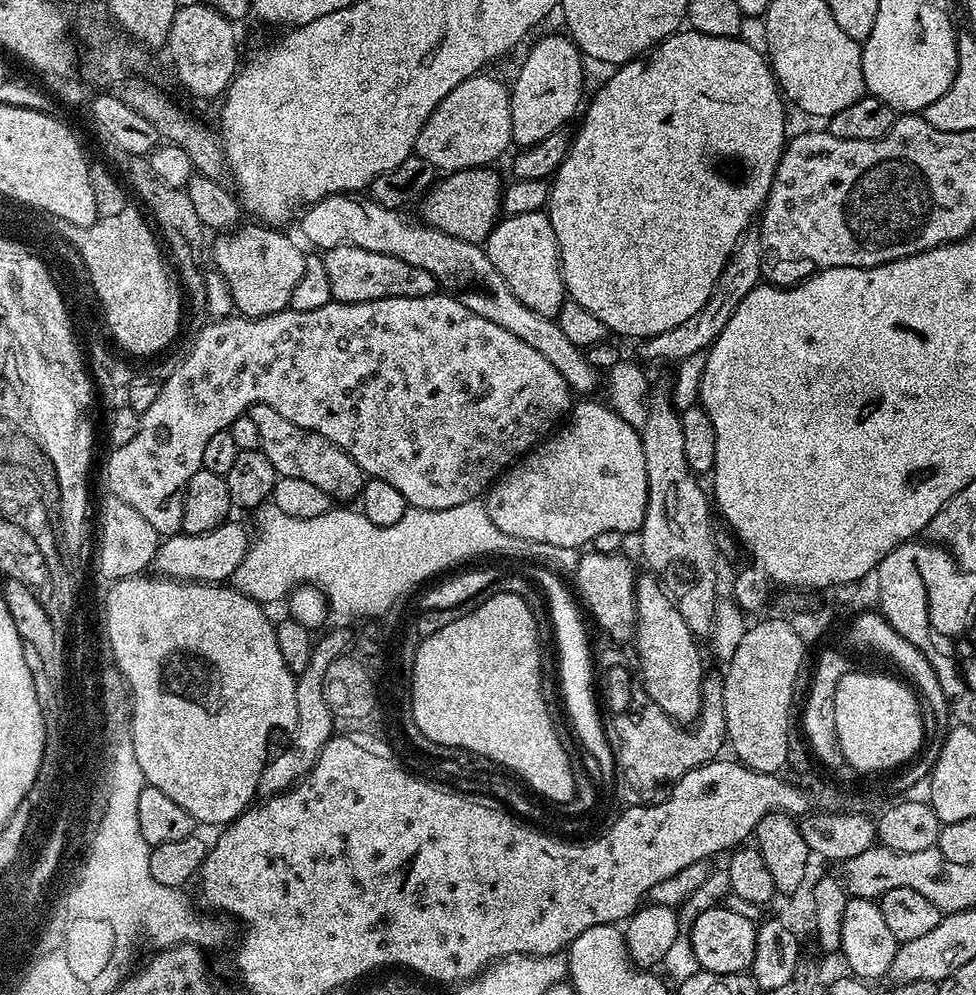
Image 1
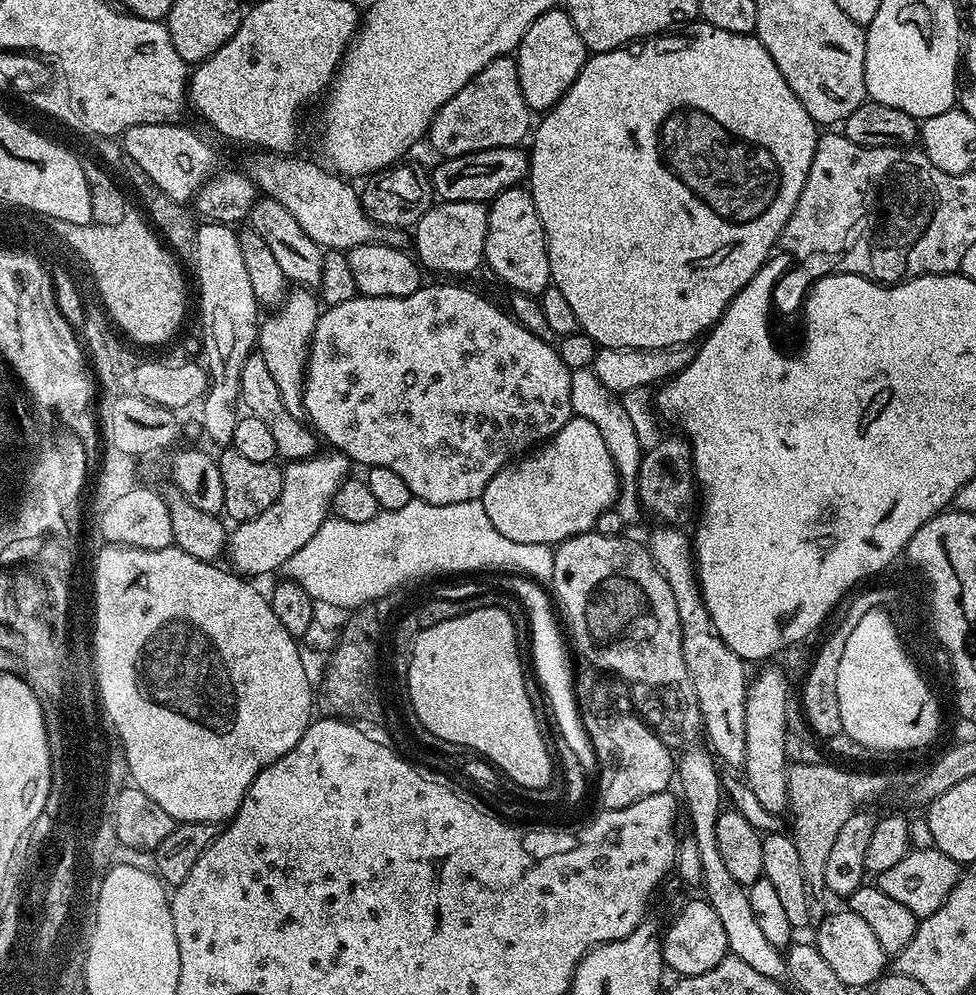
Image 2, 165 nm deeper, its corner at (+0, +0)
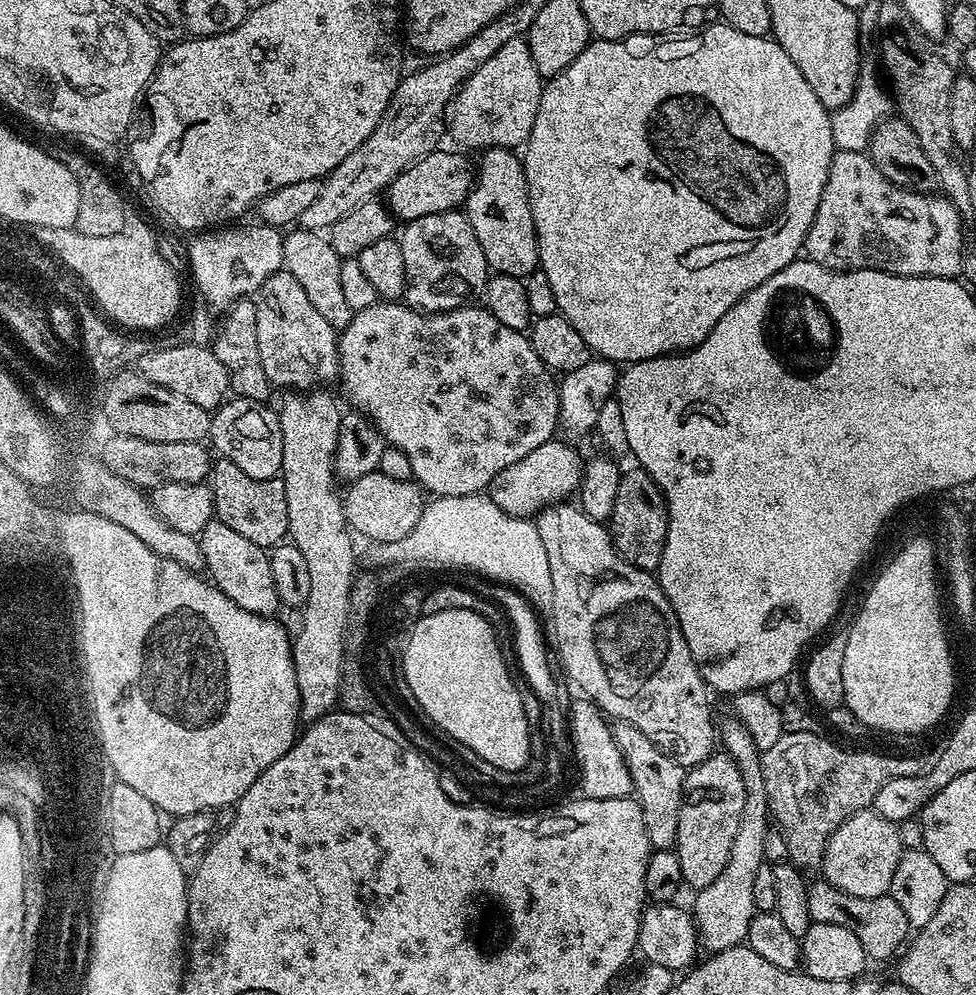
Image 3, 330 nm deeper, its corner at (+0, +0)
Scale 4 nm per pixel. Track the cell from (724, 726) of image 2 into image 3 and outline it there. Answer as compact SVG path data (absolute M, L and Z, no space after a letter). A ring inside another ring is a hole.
M729 718L724 725L719 725L718 744L736 763L738 774L742 774L742 786L746 788L746 806L742 806L742 814L738 818L738 834L734 834L734 846L730 846L730 858L722 874L718 874L718 878L714 878L710 886L695 893L696 905L691 905L690 908L692 918L696 921L699 947L703 951L705 948L705 953L708 954L721 952L747 941L748 927L757 913L754 906L754 877L757 876L758 868L766 862L763 850L766 834L770 829L766 782L762 779L760 765L762 751L755 745L754 738L742 721L735 718Z

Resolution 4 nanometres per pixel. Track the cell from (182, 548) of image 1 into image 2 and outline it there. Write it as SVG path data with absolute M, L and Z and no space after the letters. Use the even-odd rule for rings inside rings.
M328 450L324 456L323 454L318 454L310 459L306 460L296 460L289 461L284 467L283 472L283 482L282 482L282 493L278 496L278 500L274 502L269 509L264 510L262 514L260 514L257 518L244 520L235 525L235 528L229 533L229 543L228 543L228 559L230 558L232 564L231 567L241 575L251 576L250 574L264 574L266 572L272 572L274 570L279 571L285 564L286 561L289 560L294 554L297 553L298 550L302 548L318 532L321 526L324 524L326 519L328 518L332 501L334 499L335 494L337 494L337 490L343 485L346 479L349 477L351 473L350 467L352 467L351 460L348 459L346 455L342 452L337 452L335 450Z

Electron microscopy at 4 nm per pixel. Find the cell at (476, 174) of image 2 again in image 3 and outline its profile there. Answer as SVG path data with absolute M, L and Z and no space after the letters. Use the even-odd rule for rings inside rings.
M437 150L426 154L392 180L386 189L386 203L397 221L409 222L426 215L459 209L468 199L472 184L476 180L474 164L464 157L467 155L463 151L455 151Z

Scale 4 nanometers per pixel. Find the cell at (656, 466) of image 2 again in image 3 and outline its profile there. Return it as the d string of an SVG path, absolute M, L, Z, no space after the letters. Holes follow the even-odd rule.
M639 466L625 471L618 482L618 498L614 498L614 510L610 521L612 544L620 553L620 557L644 572L655 573L660 566L662 550L666 546L666 530L668 529L668 508L664 504L664 496L660 487Z

